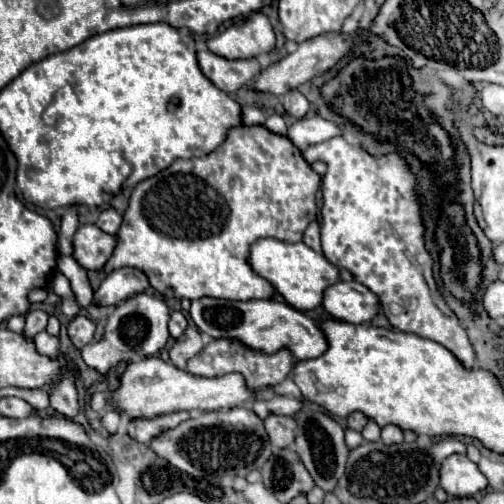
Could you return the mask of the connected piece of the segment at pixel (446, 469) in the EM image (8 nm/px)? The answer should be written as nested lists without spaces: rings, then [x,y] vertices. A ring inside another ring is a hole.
[[[453,454],[443,460],[439,470],[439,484],[441,488],[455,498],[463,496],[475,496],[481,490],[487,488],[487,478],[481,474],[475,462],[471,462],[467,456]]]

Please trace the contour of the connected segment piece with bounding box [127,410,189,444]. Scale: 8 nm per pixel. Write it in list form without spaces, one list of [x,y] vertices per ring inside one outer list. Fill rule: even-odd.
[[[185,410],[161,414],[161,416],[155,416],[155,418],[137,418],[137,420],[129,422],[127,434],[137,442],[147,444],[151,438],[159,436],[161,432],[165,432],[169,428],[175,428],[177,424],[181,424],[187,418],[189,418],[189,412],[185,412]]]

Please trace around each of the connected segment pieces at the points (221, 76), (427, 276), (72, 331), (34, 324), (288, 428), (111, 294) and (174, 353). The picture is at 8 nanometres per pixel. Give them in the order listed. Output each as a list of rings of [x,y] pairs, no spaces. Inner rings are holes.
[[[209,50],[197,52],[201,72],[223,92],[237,92],[261,72],[259,60],[225,60]]]
[[[341,136],[309,146],[303,156],[307,160],[321,160],[327,164],[327,174],[323,176],[321,184],[321,244],[325,258],[339,268],[347,268],[357,282],[365,284],[373,294],[377,294],[381,312],[389,318],[391,326],[401,332],[411,332],[443,344],[467,368],[473,368],[475,352],[471,348],[467,332],[459,326],[457,316],[445,304],[433,276],[433,256],[425,246],[425,224],[421,216],[417,176],[409,170],[409,164],[399,156],[399,152],[371,156],[359,144],[347,144]]]
[[[77,316],[77,318],[71,320],[67,332],[69,332],[71,342],[73,342],[77,348],[83,348],[85,344],[89,344],[89,342],[93,340],[95,324],[93,324],[87,316]]]
[[[33,310],[27,314],[25,318],[25,328],[23,328],[23,336],[25,338],[33,338],[35,334],[43,332],[45,326],[47,326],[47,314],[43,310]]]
[[[269,414],[263,422],[265,422],[265,430],[267,430],[273,446],[287,448],[287,446],[293,444],[297,422],[291,416],[275,416],[275,414]]]
[[[119,268],[113,270],[97,288],[93,296],[93,304],[97,306],[115,306],[129,296],[141,294],[149,290],[147,276],[135,268]]]
[[[189,326],[173,344],[173,348],[169,350],[169,356],[171,356],[171,362],[177,366],[177,368],[185,368],[187,366],[187,360],[193,358],[197,352],[201,352],[203,348],[203,338],[201,338],[201,332],[197,332],[195,326]]]

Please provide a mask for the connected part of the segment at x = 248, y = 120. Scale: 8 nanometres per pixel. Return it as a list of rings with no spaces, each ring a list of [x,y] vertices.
[[[243,106],[243,124],[251,126],[251,124],[263,124],[263,122],[265,122],[265,114],[259,108]]]

